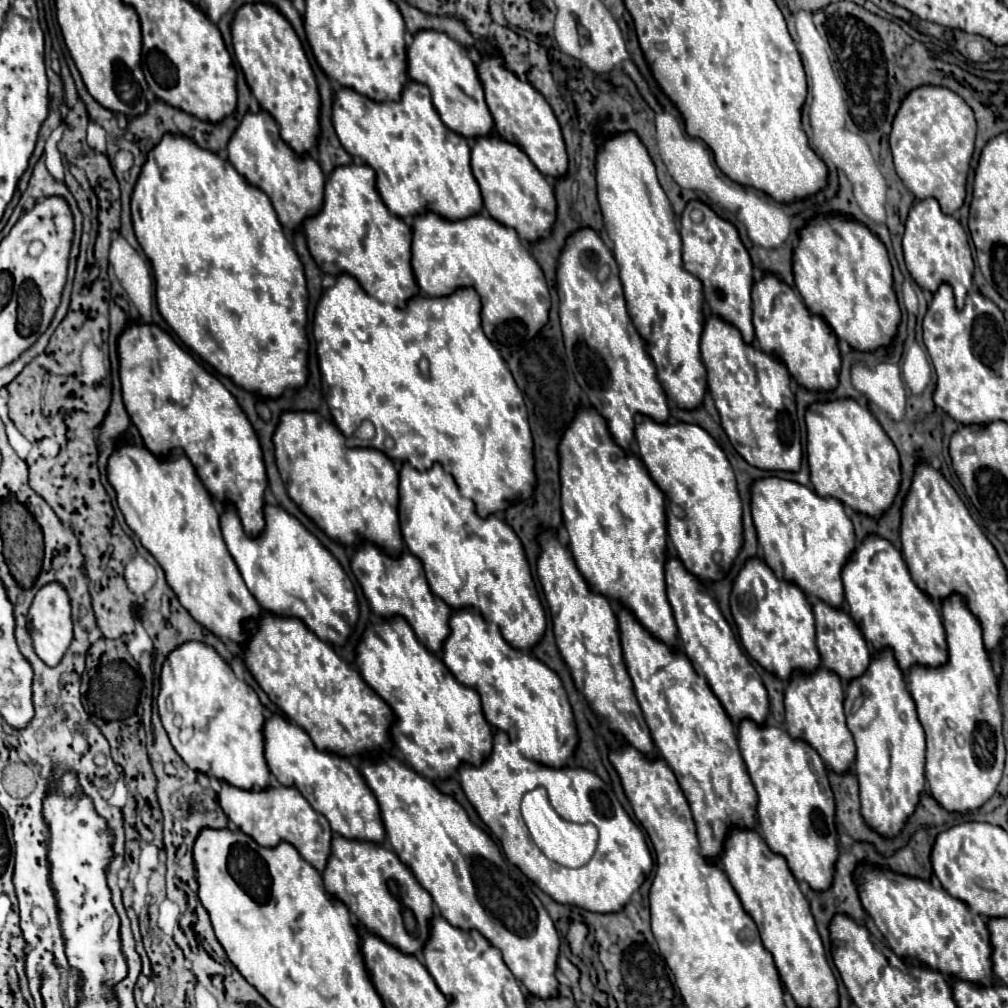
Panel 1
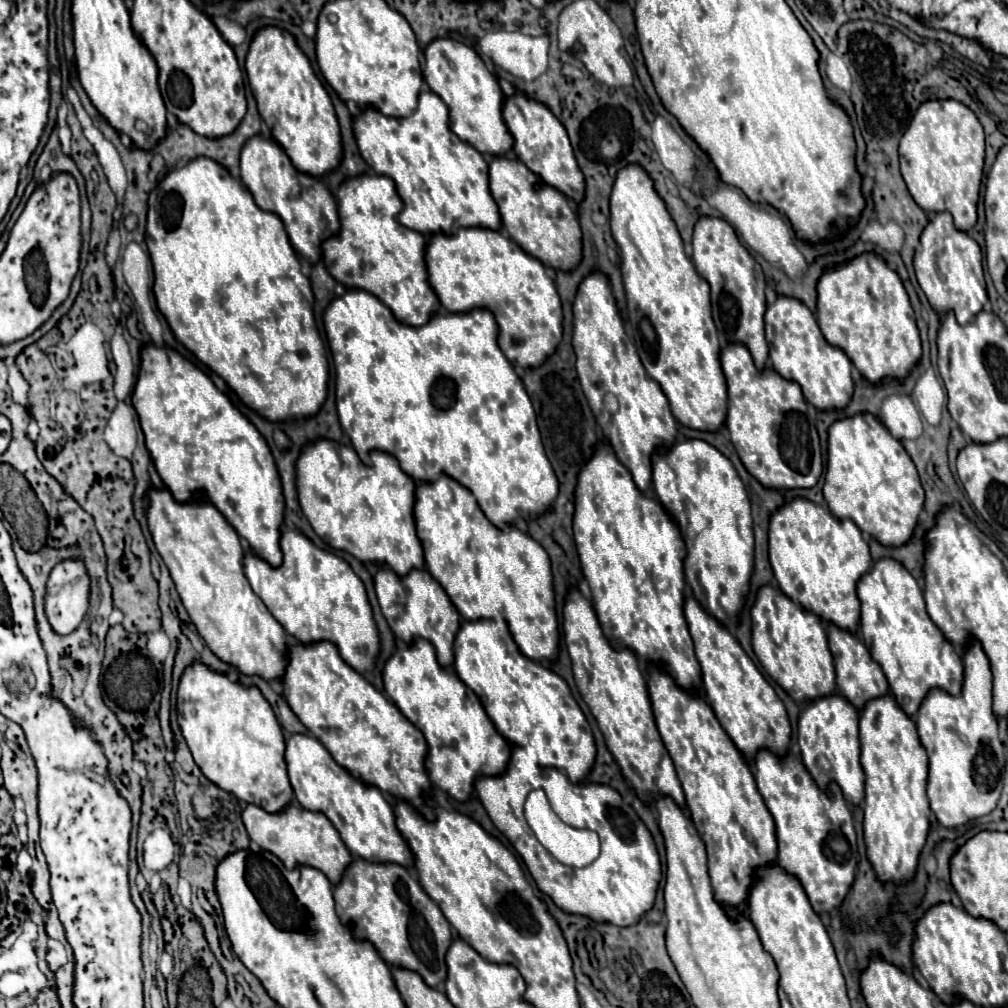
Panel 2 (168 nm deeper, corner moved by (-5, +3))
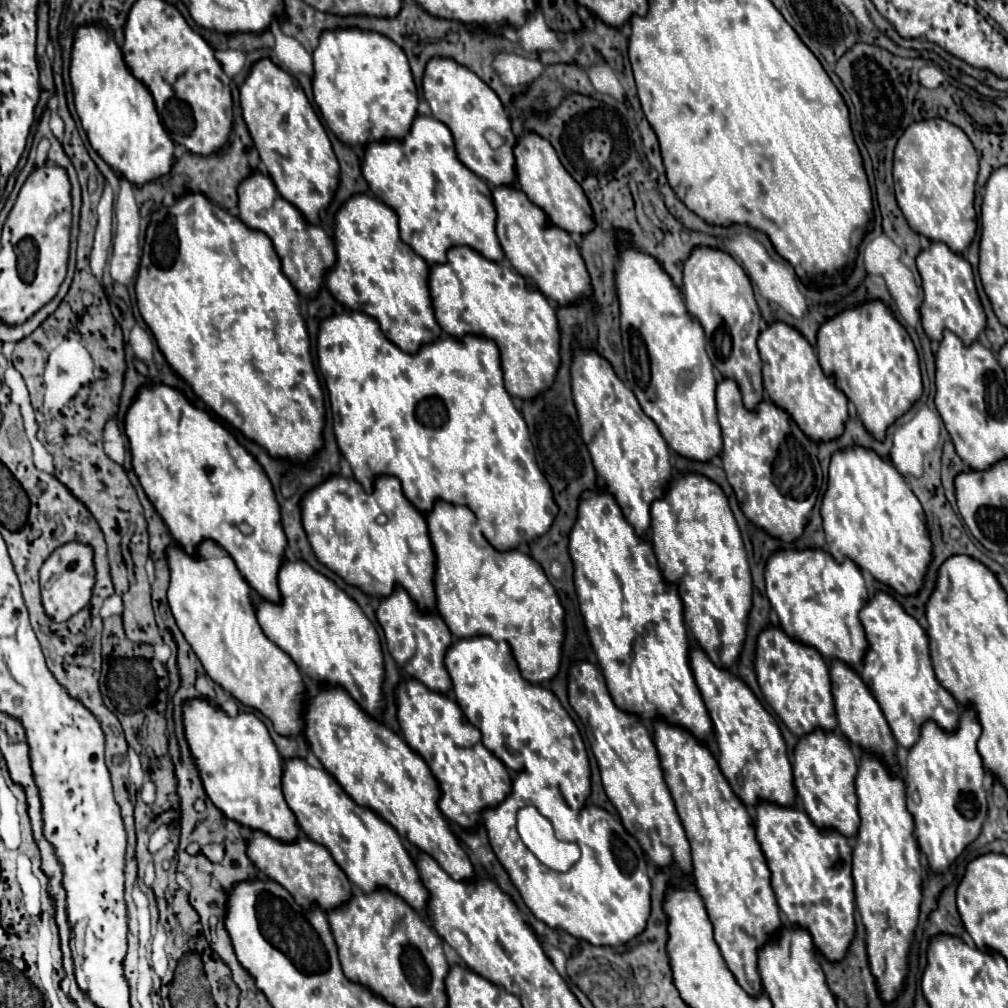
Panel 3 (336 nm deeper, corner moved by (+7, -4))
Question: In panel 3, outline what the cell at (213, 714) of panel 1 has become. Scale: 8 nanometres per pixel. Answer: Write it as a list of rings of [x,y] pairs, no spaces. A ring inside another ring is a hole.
[[[208,700],[184,704],[184,728],[196,766],[200,768],[204,790],[214,806],[226,818],[250,830],[260,830],[284,844],[294,842],[300,828],[282,794],[284,760],[278,754],[268,728],[254,714],[238,714],[232,718],[208,704]]]

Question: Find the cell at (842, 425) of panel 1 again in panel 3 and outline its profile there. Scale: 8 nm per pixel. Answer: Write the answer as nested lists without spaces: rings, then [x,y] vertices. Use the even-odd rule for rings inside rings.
[[[862,446],[836,452],[830,460],[828,490],[822,500],[820,512],[824,520],[826,546],[836,562],[850,558],[860,570],[868,570],[878,582],[890,586],[902,596],[916,596],[922,590],[926,570],[932,562],[932,542],[926,530],[926,516],[918,498],[890,462],[882,460],[876,452]]]

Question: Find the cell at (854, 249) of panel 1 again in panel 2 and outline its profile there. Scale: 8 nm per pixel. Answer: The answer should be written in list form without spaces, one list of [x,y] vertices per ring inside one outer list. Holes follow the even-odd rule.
[[[862,253],[850,261],[828,267],[816,283],[816,293],[816,317],[822,335],[830,345],[840,347],[852,359],[852,363],[858,367],[864,379],[878,383],[882,377],[904,379],[908,375],[908,371],[916,365],[916,361],[922,355],[920,335],[916,329],[916,317],[910,307],[908,293],[898,273],[890,269],[884,259],[880,259],[876,253]]]

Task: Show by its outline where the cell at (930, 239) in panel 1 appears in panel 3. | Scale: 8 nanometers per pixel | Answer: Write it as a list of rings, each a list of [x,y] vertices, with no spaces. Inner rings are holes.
[[[932,242],[928,250],[922,250],[916,258],[918,272],[922,276],[924,304],[920,308],[922,328],[930,340],[942,340],[942,332],[954,332],[966,346],[978,340],[980,332],[986,328],[986,314],[978,300],[974,288],[972,266],[960,254],[954,254],[946,244]]]

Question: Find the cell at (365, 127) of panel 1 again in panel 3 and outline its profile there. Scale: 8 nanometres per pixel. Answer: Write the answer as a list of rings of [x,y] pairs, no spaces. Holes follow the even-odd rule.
[[[416,116],[410,130],[410,138],[406,142],[386,140],[372,142],[366,146],[362,172],[374,196],[398,214],[400,238],[430,266],[446,264],[446,252],[454,246],[468,246],[492,262],[504,260],[504,252],[496,236],[496,210],[492,192],[480,176],[464,168],[464,164],[458,160],[454,138],[446,124],[438,122],[432,116]]]

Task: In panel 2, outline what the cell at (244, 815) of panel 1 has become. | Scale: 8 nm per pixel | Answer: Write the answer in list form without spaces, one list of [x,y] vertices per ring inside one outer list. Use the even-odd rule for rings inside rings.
[[[288,803],[284,809],[280,809],[276,813],[268,813],[256,805],[244,805],[240,815],[242,815],[244,827],[246,827],[250,839],[256,841],[262,849],[280,857],[280,861],[288,869],[294,869],[298,863],[312,865],[312,867],[320,869],[332,881],[332,885],[336,885],[336,881],[340,881],[340,869],[344,869],[344,865],[348,865],[348,857],[352,857],[352,855],[346,849],[344,841],[340,839],[336,827],[324,813],[308,811],[308,809],[300,807],[298,803]]]

